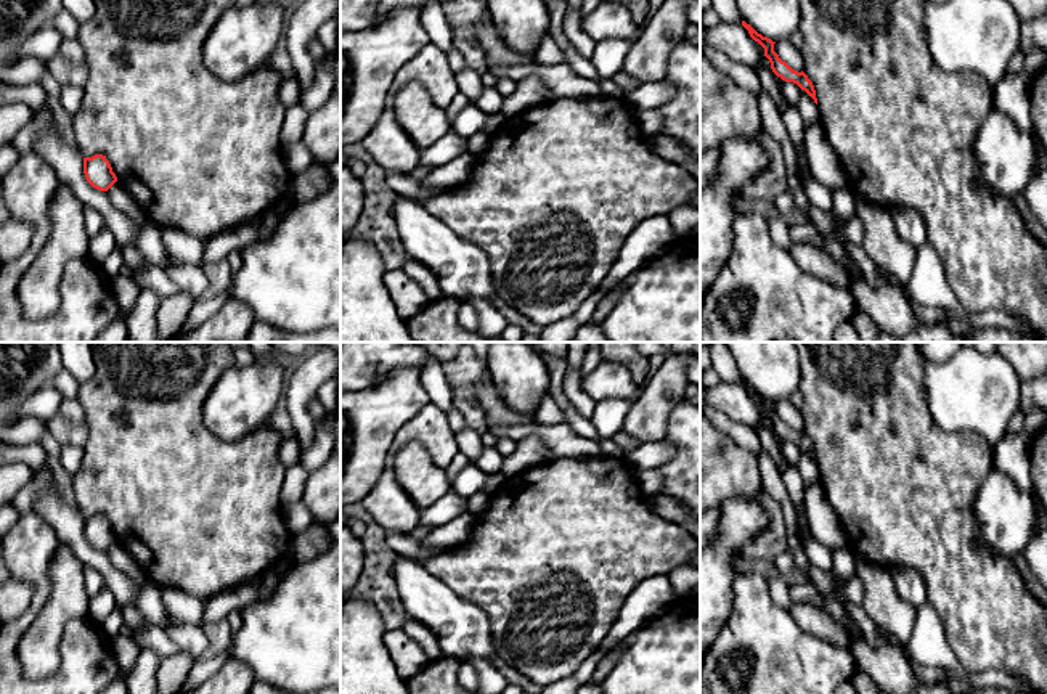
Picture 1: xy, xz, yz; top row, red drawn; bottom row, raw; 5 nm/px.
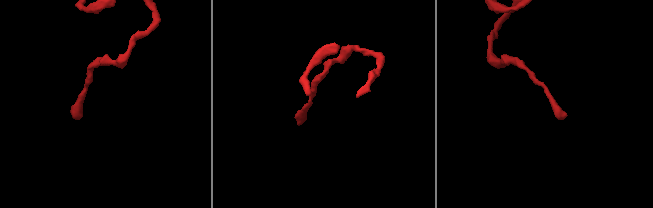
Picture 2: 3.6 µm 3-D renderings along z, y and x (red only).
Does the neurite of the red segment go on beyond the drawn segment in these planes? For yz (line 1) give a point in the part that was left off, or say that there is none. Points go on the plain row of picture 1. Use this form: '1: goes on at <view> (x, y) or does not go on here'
1: does not go on here

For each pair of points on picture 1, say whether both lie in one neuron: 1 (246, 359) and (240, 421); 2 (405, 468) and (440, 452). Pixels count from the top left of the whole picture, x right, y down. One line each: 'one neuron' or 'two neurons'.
1: two neurons
2: two neurons

